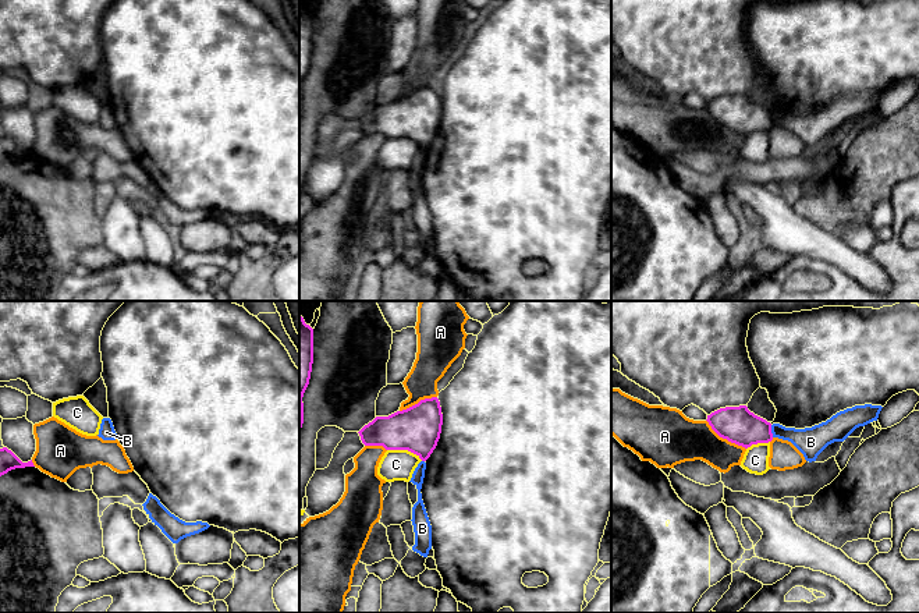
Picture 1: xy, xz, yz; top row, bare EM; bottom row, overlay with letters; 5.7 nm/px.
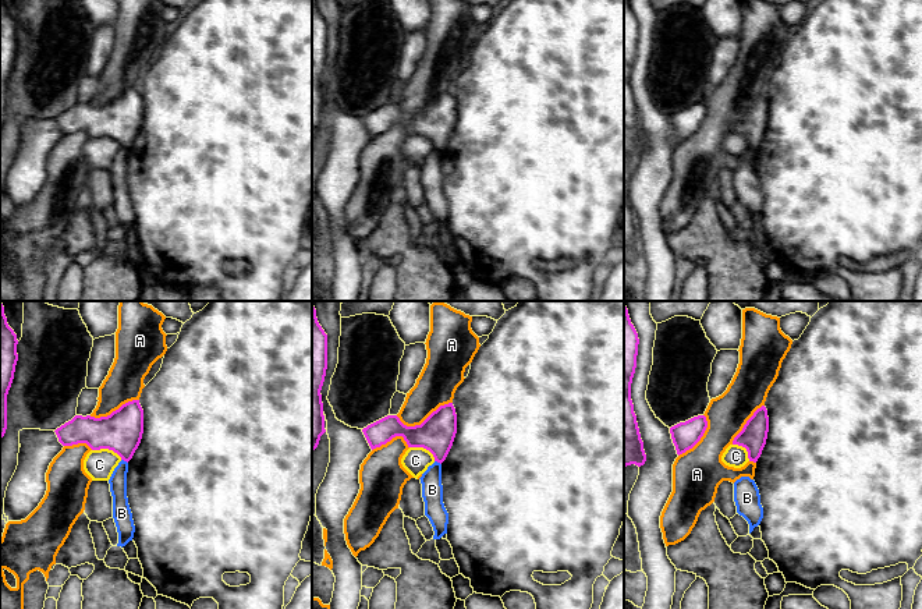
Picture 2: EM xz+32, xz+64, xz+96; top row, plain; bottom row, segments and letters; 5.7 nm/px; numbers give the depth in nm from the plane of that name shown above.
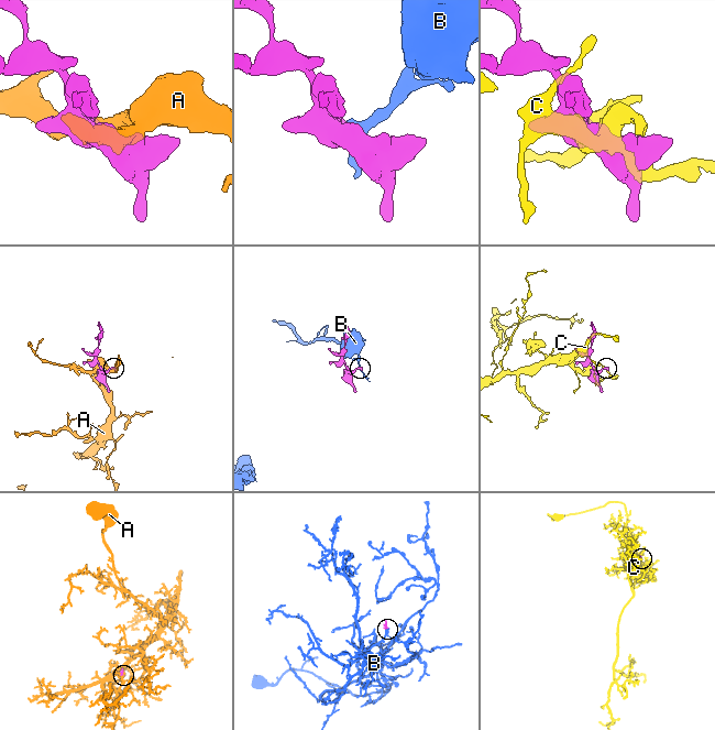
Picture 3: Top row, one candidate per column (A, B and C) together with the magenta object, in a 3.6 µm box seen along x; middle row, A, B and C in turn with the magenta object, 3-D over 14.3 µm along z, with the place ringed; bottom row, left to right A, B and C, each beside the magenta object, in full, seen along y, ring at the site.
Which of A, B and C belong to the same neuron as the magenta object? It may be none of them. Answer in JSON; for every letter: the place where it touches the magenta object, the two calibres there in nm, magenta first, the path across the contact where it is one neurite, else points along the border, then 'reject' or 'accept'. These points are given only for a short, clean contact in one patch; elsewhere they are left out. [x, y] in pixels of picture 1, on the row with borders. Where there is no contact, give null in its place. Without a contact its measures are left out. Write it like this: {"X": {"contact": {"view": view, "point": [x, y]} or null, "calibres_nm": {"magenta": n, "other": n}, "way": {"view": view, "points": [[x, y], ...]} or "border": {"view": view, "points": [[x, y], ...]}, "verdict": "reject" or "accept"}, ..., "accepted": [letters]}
{"A": {"contact": {"view": "yz", "point": [724, 438]}, "calibres_nm": {"magenta": 220, "other": 260}, "verdict": "reject"}, "B": {"contact": {"view": "yz", "point": [770, 431]}, "calibres_nm": {"magenta": 220, "other": 170}, "border": {"view": "yz", "points": [[770, 425], [773, 436]]}, "verdict": "reject"}, "C": {"contact": {"view": "xz", "point": [405, 449]}, "calibres_nm": {"magenta": 260, "other": 180}, "verdict": "reject"}, "accepted": []}

